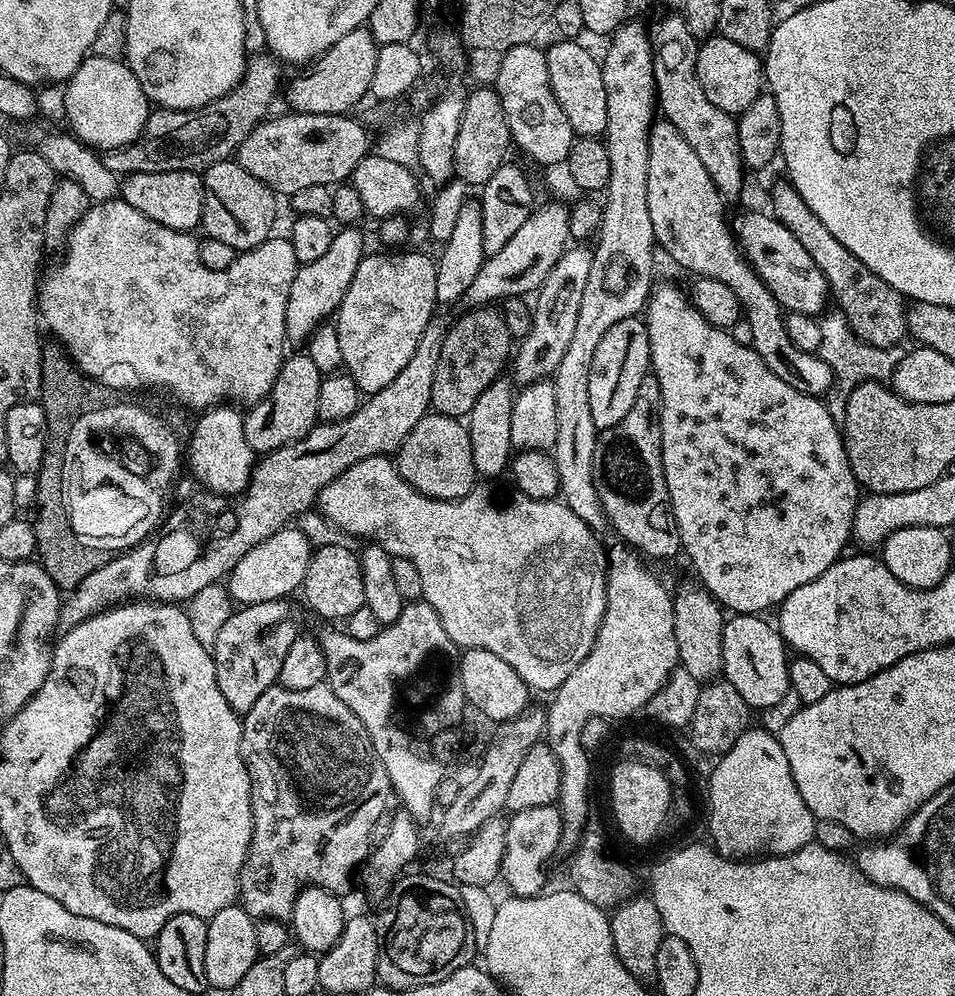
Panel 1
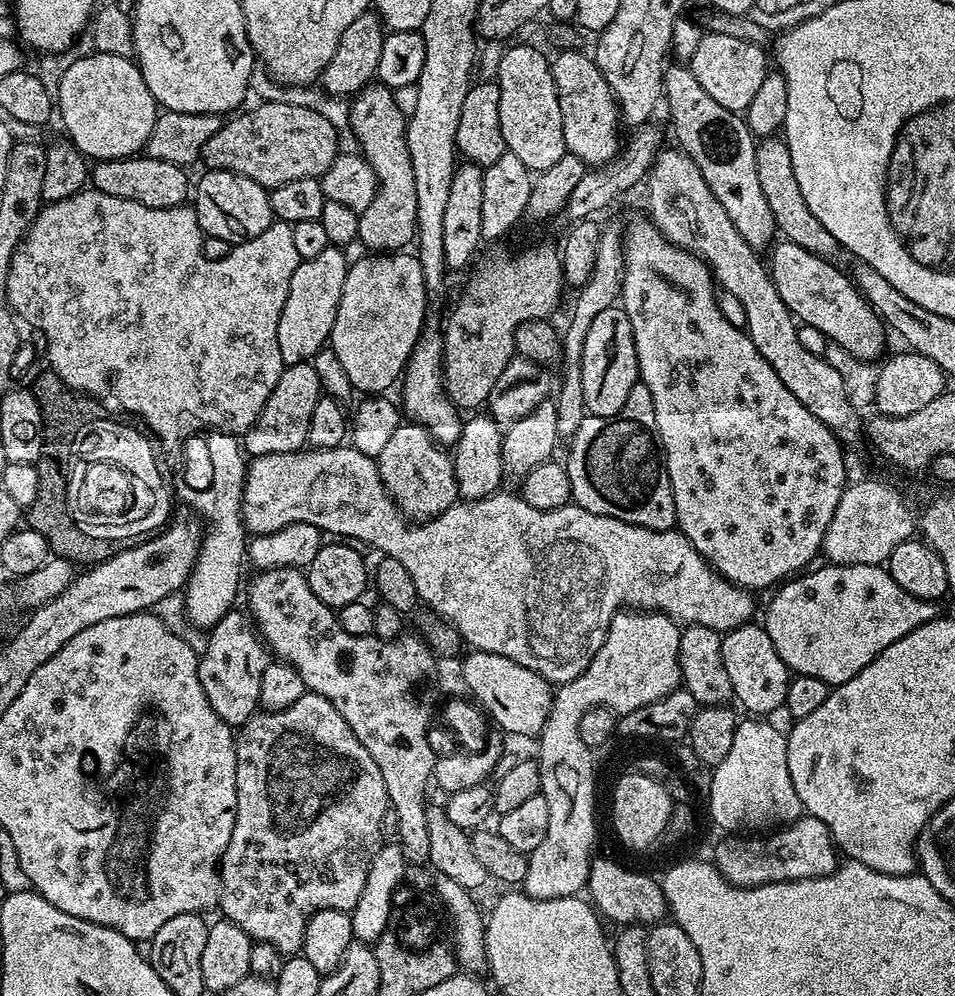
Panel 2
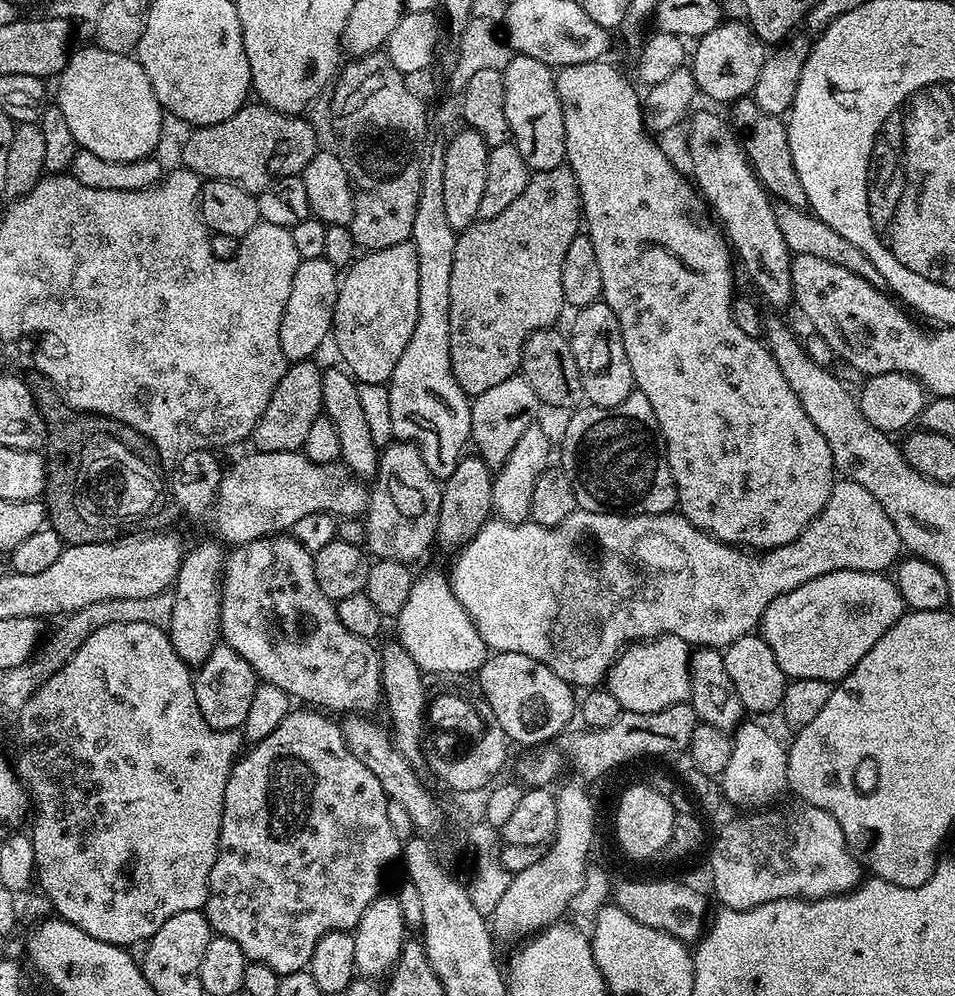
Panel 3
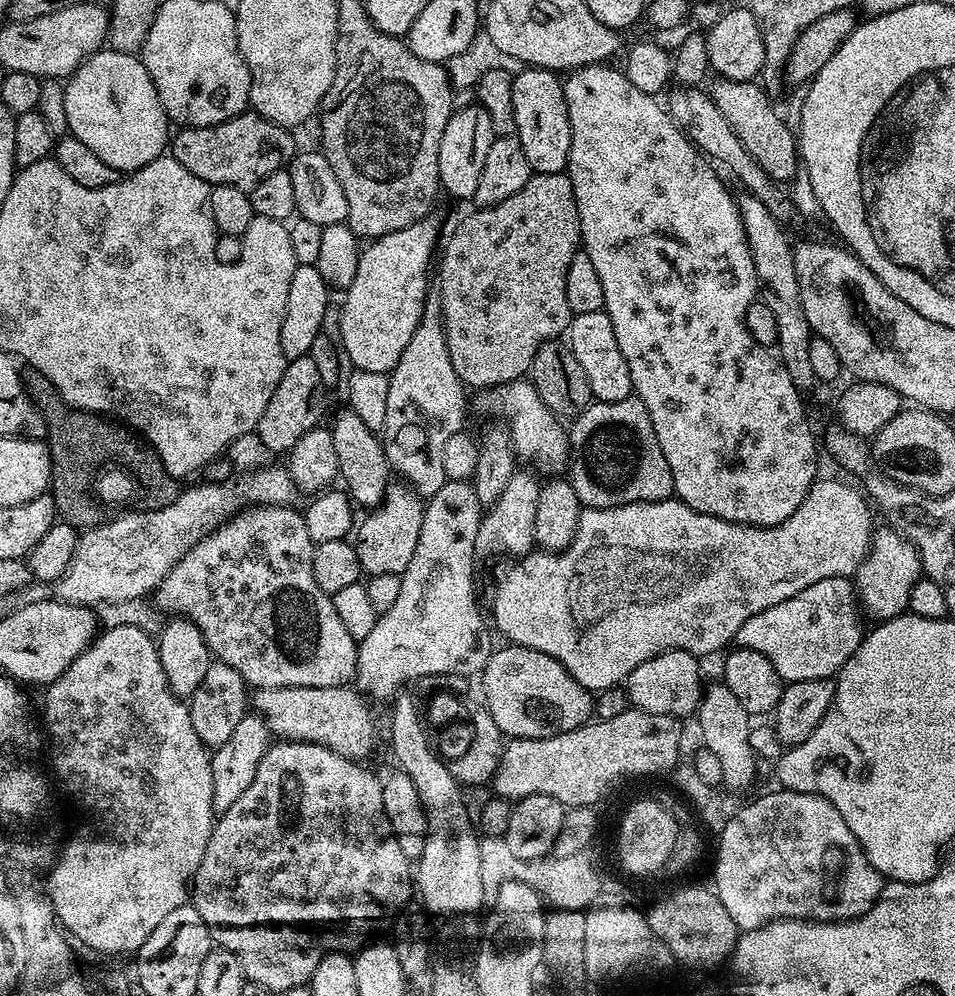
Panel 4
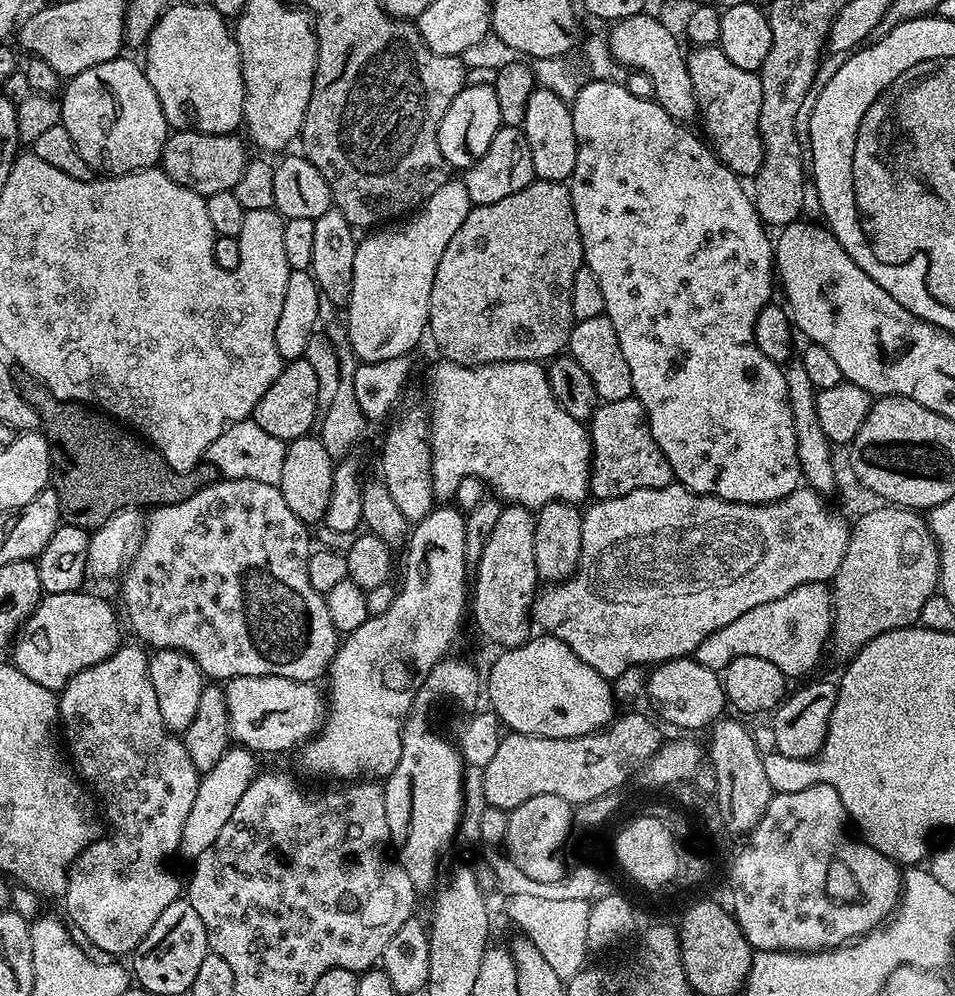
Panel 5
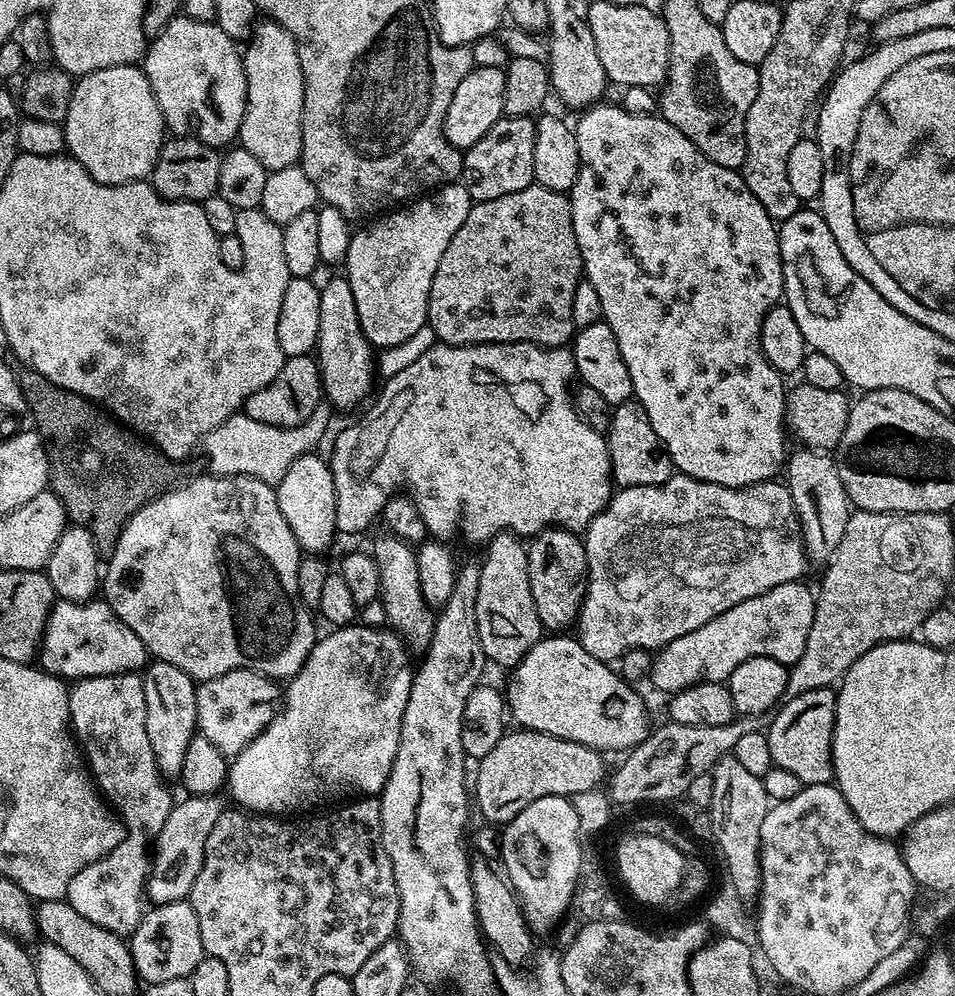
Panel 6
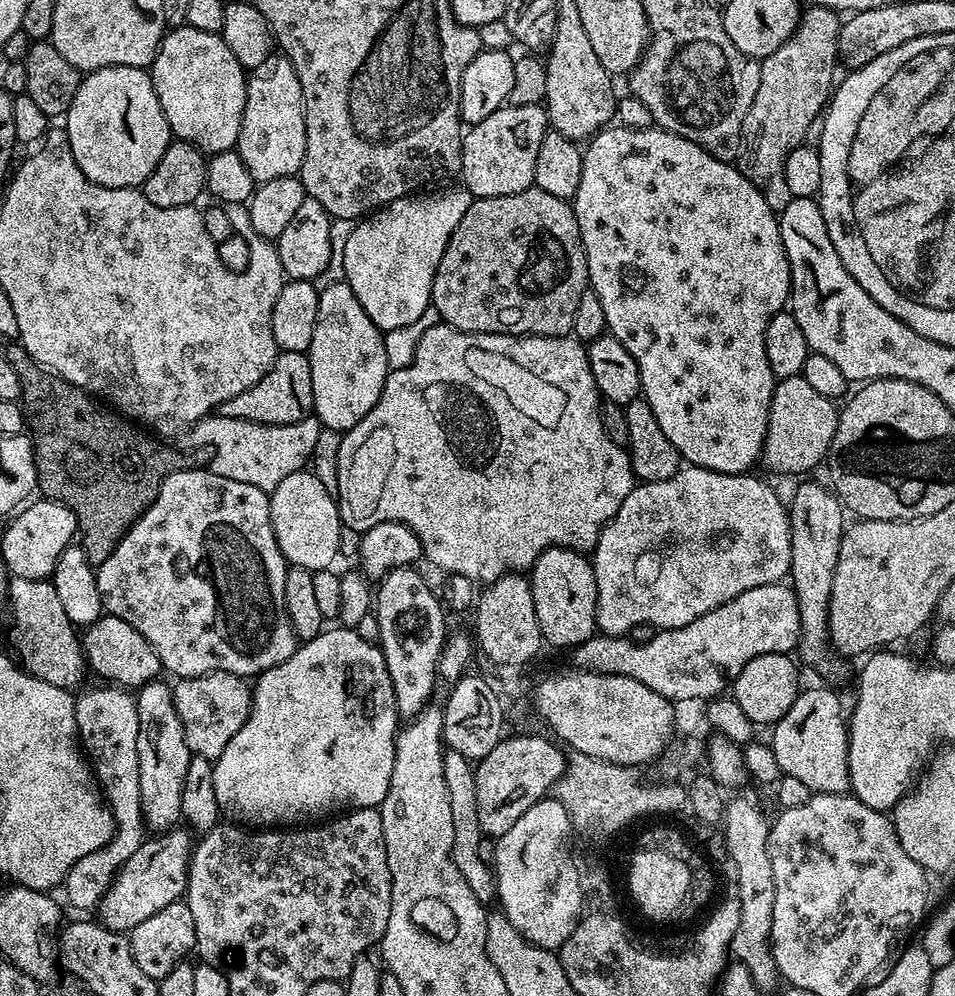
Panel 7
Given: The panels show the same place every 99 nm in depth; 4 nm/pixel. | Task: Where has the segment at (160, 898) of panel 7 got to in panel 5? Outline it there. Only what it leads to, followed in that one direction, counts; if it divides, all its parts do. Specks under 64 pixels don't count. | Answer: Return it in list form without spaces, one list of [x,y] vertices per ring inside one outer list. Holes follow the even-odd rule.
[[[230,746],[226,750],[226,754],[222,754],[218,766],[214,766],[214,770],[201,775],[194,806],[190,806],[186,826],[182,826],[179,851],[181,857],[201,856],[212,845],[214,838],[218,838],[222,826],[226,826],[226,822],[230,822],[230,814],[234,814],[234,809],[238,807],[242,794],[246,794],[250,782],[255,780],[258,775],[256,760],[258,760],[257,753],[252,752],[249,748]]]

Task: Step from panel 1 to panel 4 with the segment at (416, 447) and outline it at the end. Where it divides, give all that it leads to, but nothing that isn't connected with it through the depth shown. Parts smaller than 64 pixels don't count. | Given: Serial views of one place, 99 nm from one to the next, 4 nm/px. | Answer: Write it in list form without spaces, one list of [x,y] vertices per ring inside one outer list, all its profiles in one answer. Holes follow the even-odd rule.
[[[389,483],[384,501],[371,509],[364,521],[359,521],[354,532],[354,543],[361,573],[368,576],[394,574],[401,577],[414,558],[414,549],[418,546],[418,534],[422,530],[425,501],[409,484]]]

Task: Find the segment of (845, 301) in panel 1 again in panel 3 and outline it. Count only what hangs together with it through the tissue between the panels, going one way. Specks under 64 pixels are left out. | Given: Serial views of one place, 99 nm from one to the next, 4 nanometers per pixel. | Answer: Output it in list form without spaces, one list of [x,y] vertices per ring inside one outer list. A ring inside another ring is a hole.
[[[751,98],[735,101],[735,108],[735,127],[740,130],[745,128],[748,131],[748,137],[745,135],[742,140],[744,151],[747,152],[752,169],[756,172],[756,177],[760,179],[768,195],[773,201],[781,204],[807,209],[806,190],[798,178],[798,170],[794,170],[794,154],[790,154],[787,123],[779,116],[767,116]]]

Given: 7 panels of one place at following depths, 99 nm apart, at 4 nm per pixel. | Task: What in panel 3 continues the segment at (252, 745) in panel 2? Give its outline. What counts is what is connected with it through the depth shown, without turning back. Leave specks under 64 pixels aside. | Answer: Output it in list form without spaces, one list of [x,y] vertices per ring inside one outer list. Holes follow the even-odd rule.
[[[320,710],[289,711],[282,722],[278,722],[275,730],[270,730],[266,738],[255,741],[248,753],[245,751],[232,765],[232,773],[226,782],[224,809],[222,810],[222,826],[220,827],[220,848],[216,851],[214,864],[208,878],[208,901],[202,909],[208,918],[213,933],[230,938],[242,946],[242,954],[249,961],[265,964],[280,977],[307,969],[310,958],[314,954],[314,946],[318,946],[318,938],[327,932],[352,932],[356,924],[366,914],[366,910],[381,895],[380,879],[384,871],[400,855],[401,837],[394,834],[394,826],[390,826],[387,794],[382,790],[378,778],[350,754],[348,743],[344,741],[344,733],[338,724],[334,724],[329,715]]]

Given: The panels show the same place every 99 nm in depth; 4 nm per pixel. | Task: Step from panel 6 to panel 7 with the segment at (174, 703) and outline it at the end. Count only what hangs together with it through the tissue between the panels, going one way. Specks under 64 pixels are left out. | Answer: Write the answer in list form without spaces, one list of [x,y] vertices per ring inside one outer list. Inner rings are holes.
[[[154,679],[135,693],[138,706],[138,786],[142,790],[140,805],[145,825],[156,834],[181,823],[182,782],[186,778],[186,766],[190,766],[193,757],[186,742],[182,718],[178,718],[174,706],[173,685],[162,681]]]

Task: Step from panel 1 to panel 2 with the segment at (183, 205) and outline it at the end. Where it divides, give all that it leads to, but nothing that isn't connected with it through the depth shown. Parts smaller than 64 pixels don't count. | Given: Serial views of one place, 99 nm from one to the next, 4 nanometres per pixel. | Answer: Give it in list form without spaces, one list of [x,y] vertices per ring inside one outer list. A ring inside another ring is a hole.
[[[147,154],[123,156],[117,160],[98,160],[90,168],[91,187],[102,194],[114,194],[114,198],[126,198],[130,202],[142,202],[142,206],[155,208],[179,208],[190,196],[190,180],[183,167],[174,162],[162,162]]]

